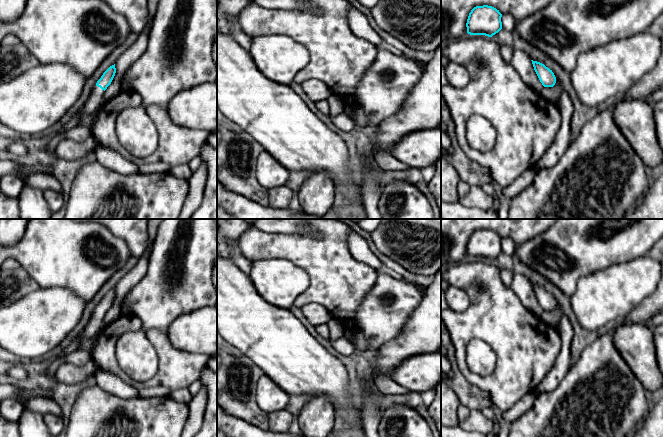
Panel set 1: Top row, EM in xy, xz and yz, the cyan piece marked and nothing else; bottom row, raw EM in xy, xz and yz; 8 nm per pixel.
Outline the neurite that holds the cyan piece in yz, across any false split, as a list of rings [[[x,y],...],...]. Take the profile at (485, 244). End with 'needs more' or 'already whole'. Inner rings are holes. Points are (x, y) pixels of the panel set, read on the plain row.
[[[476,230],[469,237],[467,257],[492,261],[502,253],[501,241],[499,234],[492,230]]]; already whole

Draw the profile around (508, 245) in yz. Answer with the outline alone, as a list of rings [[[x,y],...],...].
[[[502,238],[501,241],[502,252],[506,255],[513,256],[515,251],[515,242],[510,238]]]

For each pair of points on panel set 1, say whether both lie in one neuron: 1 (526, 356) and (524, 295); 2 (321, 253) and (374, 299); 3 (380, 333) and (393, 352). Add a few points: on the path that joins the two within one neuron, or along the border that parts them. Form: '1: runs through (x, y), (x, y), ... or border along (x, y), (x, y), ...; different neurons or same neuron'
1: border along (510, 287), (521, 303), (540, 318); different neurons
2: border along (379, 274), (374, 285), (364, 296), (355, 313); different neurons
3: border along (403, 326), (395, 337), (376, 351); different neurons

